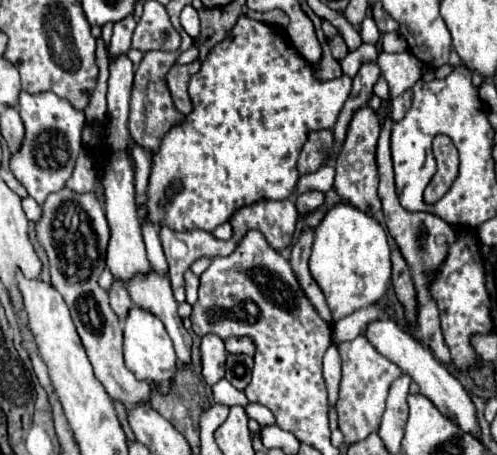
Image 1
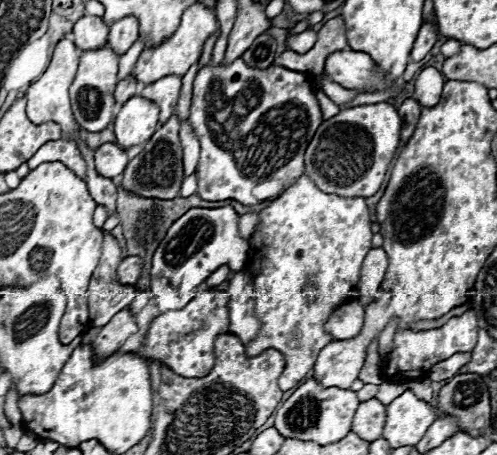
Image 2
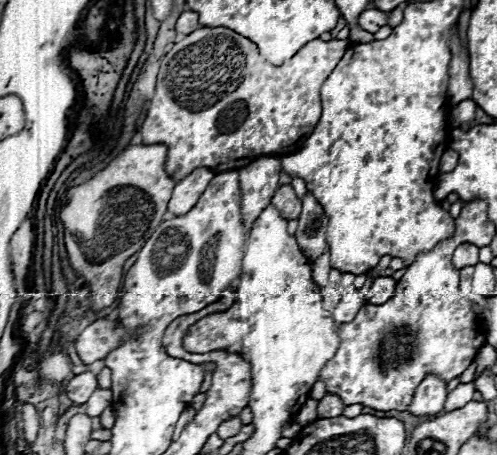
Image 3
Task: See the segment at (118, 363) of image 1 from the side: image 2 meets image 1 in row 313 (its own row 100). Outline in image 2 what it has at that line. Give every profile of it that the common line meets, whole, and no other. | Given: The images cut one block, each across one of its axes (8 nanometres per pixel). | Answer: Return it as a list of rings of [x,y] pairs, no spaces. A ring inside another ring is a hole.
[[[108,46],[82,52],[78,72],[68,90],[74,120],[82,128],[86,128],[90,132],[100,132],[112,122],[112,108],[114,108],[112,90],[116,88],[116,74],[118,74],[118,56],[112,54],[112,50]]]

